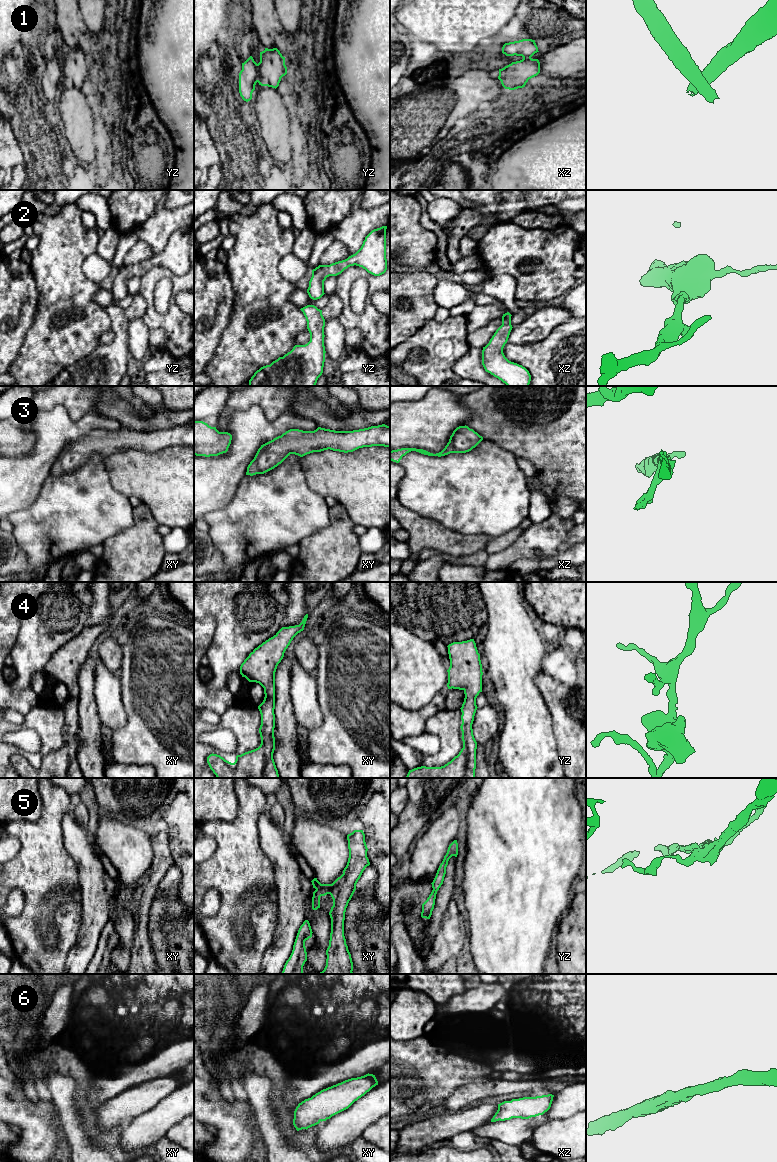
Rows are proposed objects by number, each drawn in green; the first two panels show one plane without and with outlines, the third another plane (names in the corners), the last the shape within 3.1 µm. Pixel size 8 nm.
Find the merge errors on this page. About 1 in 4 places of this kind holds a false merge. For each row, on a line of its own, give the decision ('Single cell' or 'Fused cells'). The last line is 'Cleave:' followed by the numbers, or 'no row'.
1: Fused cells
2: Single cell
3: Single cell
4: Single cell
5: Single cell
6: Single cell
Cleave: 1

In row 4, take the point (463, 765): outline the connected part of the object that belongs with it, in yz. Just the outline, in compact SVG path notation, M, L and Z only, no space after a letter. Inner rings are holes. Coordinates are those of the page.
M474 639L462 642L453 642L448 646L448 654L450 659L450 667L448 672L448 689L463 690L465 694L464 702L462 704L460 726L462 731L463 748L457 756L450 762L441 767L426 767L421 766L409 770L405 778L475 778L476 769L476 749L477 742L473 735L472 724L477 710L476 698L482 692L482 664L480 654L478 653Z

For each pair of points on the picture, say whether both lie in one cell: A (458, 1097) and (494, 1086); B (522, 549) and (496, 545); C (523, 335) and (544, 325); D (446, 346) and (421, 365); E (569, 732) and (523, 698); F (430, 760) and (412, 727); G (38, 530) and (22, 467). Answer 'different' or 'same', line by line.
A: same
B: different
C: same
D: same
E: different
F: different
G: different

